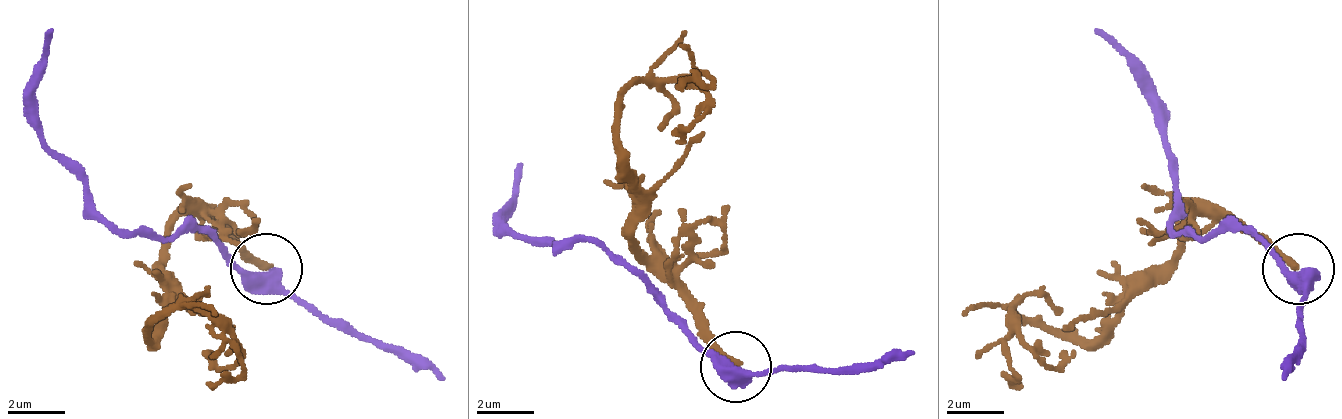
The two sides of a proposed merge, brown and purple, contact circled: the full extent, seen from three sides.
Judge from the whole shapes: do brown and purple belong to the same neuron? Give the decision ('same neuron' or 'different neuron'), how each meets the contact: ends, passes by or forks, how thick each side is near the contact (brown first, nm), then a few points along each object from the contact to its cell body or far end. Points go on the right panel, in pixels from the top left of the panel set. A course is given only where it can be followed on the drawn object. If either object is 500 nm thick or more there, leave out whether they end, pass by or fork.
different neuron; calibres 280 and 500 nm; course brown (1296, 267), (1225, 217), (1189, 224), (1089, 338), (1039, 331), (1011, 310), (1004, 352), (1018, 388); course purple (1296, 274), (1246, 231), (1175, 231), (1175, 152), (1154, 117), (1154, 88), (1096, 31)

